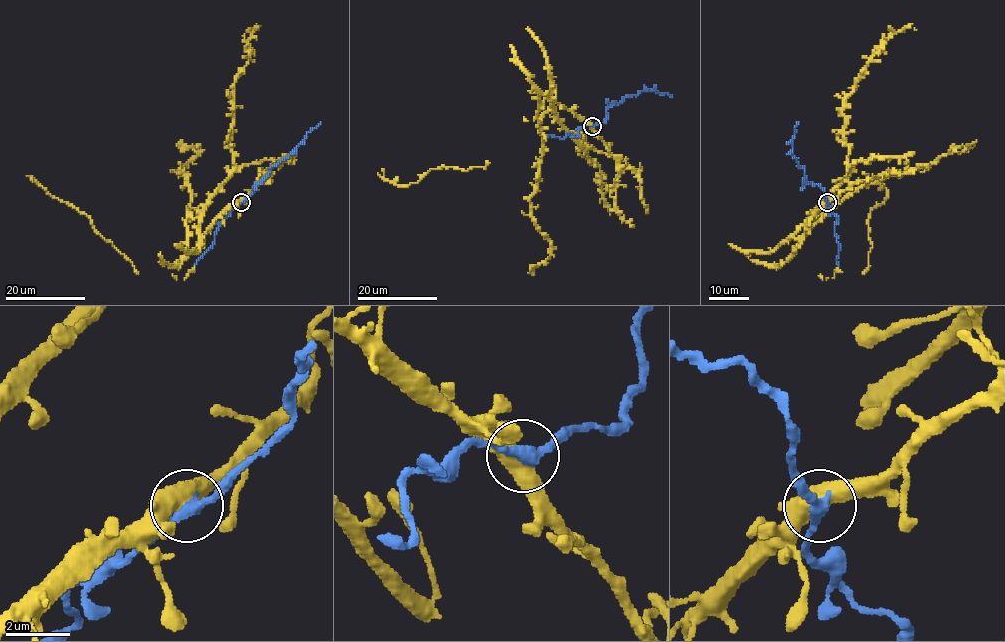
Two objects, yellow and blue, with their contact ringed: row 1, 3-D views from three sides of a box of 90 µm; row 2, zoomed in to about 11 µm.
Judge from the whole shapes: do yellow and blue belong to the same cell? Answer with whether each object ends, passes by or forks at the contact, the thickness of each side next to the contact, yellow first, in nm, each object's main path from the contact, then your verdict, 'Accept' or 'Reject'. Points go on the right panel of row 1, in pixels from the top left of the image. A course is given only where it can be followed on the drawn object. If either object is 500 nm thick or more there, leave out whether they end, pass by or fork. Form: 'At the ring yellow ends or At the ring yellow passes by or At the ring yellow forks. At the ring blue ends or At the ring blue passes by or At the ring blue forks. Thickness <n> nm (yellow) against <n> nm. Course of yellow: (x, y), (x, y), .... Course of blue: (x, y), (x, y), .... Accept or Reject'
Thickness 550 nm (yellow) against 320 nm. Course of yellow: (828, 201), (802, 234), (792, 238), (846, 176), (843, 100), (855, 80), (894, 33), (911, 26), (917, 30). Course of blue: (828, 201), (818, 184), (805, 179), (805, 171), (792, 153), (791, 140), (797, 122). Accept

